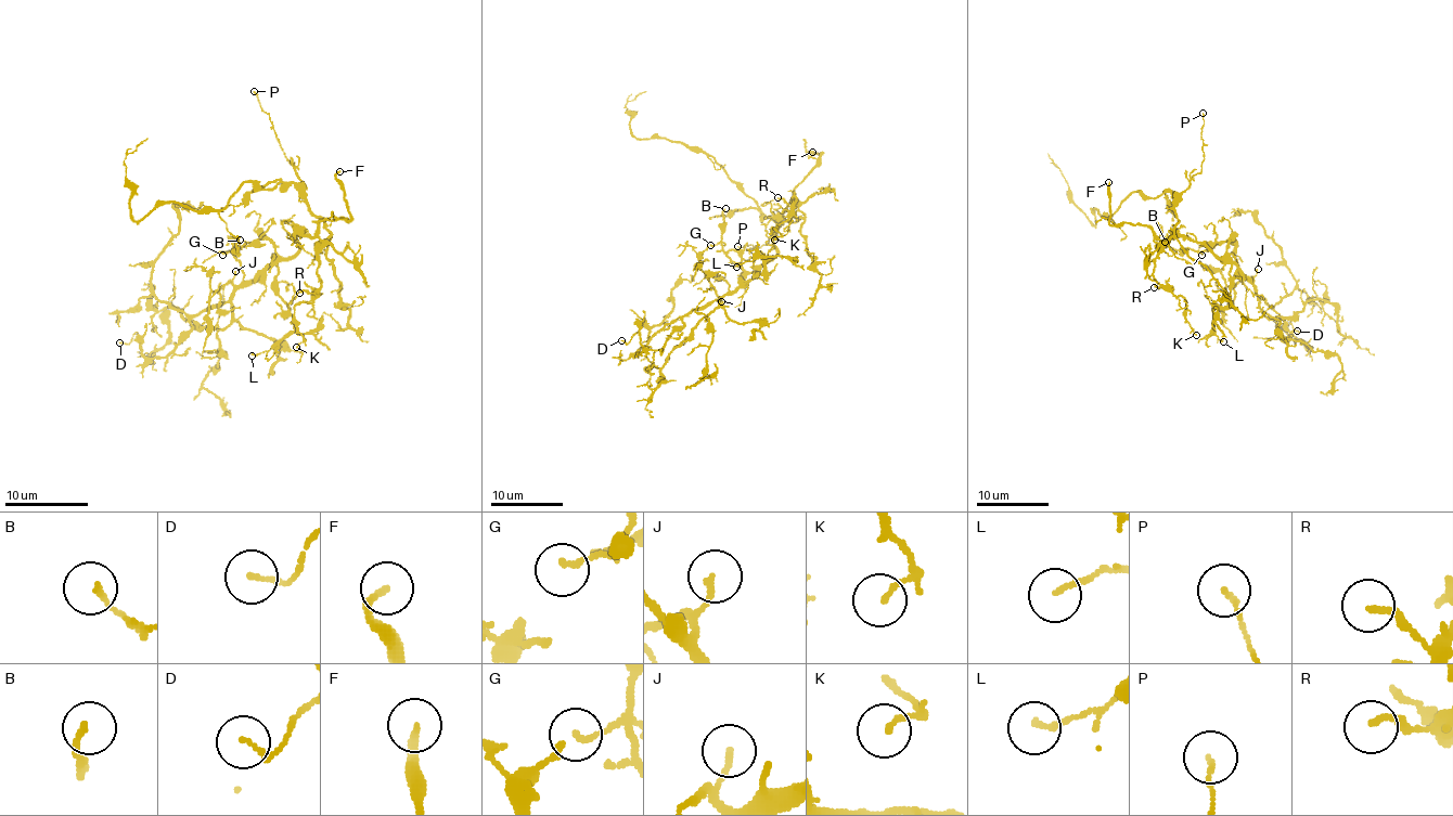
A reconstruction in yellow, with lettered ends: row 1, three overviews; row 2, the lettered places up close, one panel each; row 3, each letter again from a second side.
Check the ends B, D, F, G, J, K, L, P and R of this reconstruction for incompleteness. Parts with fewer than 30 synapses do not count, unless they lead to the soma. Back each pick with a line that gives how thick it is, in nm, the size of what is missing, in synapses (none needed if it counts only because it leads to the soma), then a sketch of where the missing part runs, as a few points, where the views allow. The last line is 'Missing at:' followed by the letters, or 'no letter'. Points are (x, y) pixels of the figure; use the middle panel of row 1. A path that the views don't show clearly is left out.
F: 190 nm
Missing at: F

